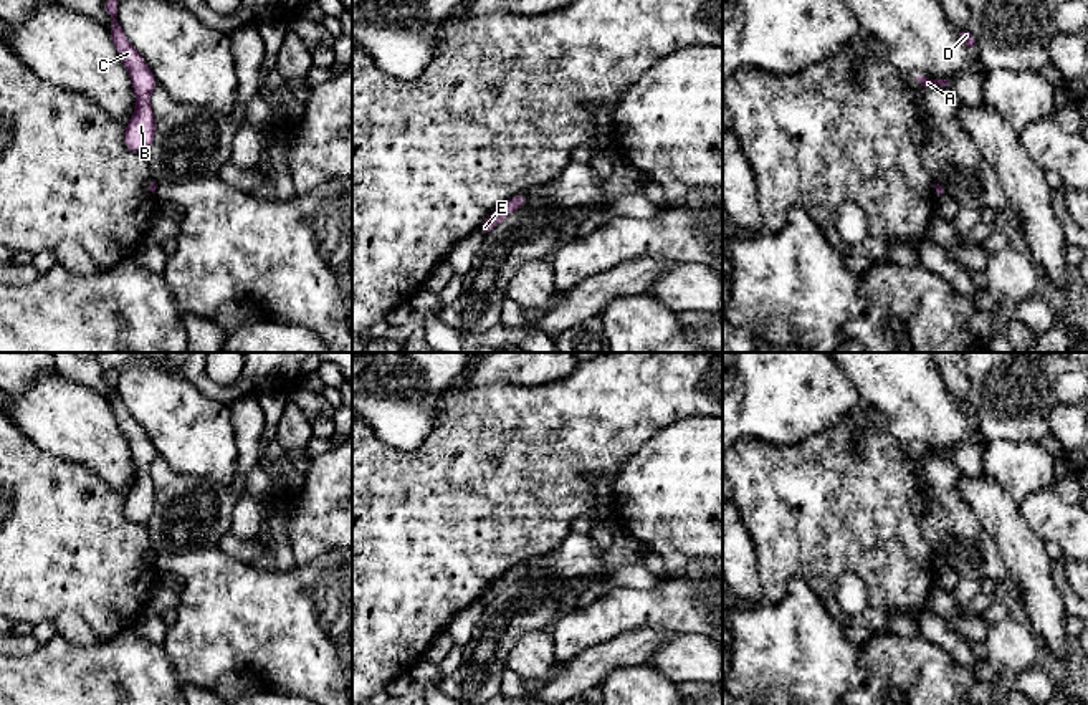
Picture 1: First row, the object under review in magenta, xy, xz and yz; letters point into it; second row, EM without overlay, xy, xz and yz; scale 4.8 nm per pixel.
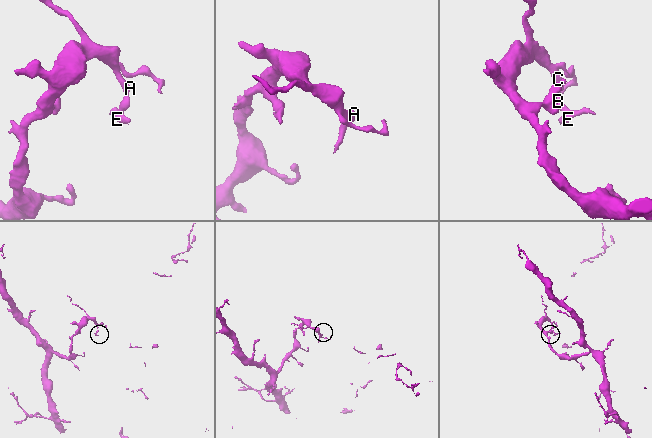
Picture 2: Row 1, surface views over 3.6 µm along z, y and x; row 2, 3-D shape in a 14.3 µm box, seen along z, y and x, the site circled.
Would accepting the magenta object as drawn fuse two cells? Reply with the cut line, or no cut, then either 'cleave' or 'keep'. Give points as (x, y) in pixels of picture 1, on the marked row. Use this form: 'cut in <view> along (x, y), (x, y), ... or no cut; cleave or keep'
no cut; keep

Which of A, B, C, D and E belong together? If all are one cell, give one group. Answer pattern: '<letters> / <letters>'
A B C D E

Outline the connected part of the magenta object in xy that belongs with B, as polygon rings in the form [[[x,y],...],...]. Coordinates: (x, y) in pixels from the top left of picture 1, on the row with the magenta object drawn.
[[[104,0],[104,10],[112,18],[109,35],[131,76],[136,94],[136,109],[124,131],[124,146],[131,152],[147,152],[155,136],[155,119],[150,108],[150,94],[159,86],[146,60],[126,38],[119,22],[119,0]]]

